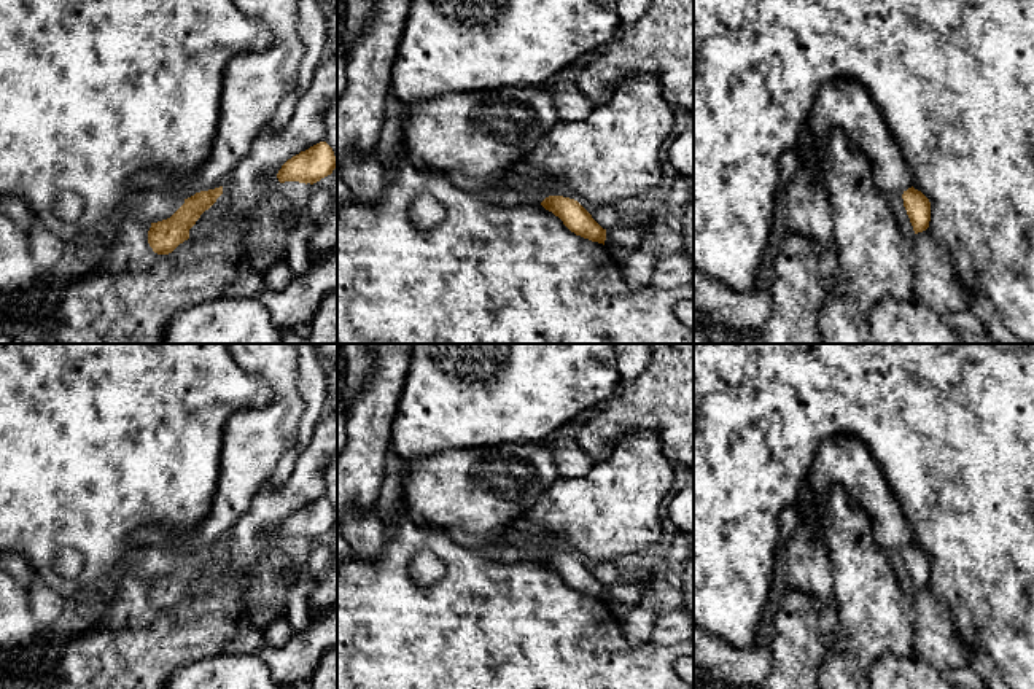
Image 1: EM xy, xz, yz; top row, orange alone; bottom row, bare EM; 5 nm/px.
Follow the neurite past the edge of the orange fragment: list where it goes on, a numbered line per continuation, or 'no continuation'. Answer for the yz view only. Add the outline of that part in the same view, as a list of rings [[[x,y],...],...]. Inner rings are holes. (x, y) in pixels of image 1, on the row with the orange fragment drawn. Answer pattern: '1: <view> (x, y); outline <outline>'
no continuation

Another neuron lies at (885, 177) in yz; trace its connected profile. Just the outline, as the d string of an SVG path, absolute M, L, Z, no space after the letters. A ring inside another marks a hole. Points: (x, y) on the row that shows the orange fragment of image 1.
M837 78L824 84L810 115L811 159L822 180L826 142L832 129L842 129L870 162L877 189L883 196L912 188L912 170L872 94L856 80Z

